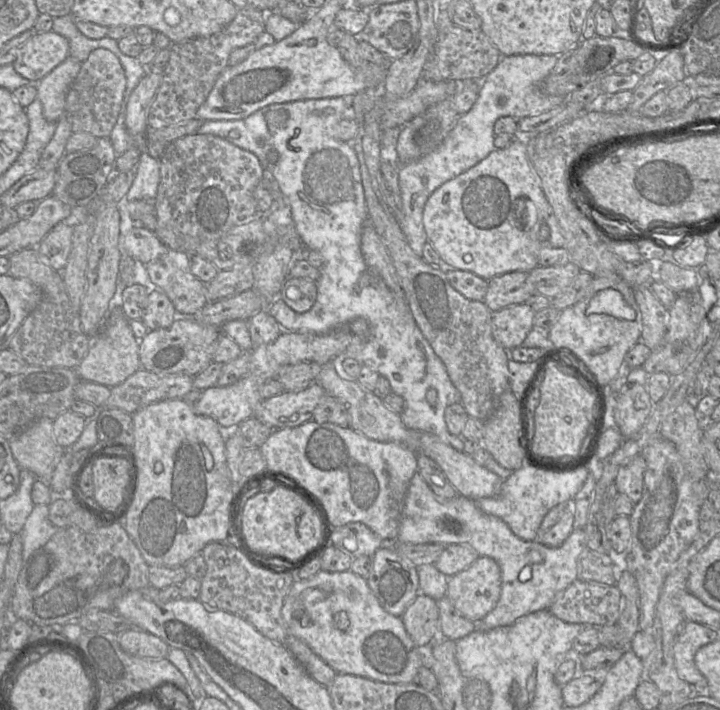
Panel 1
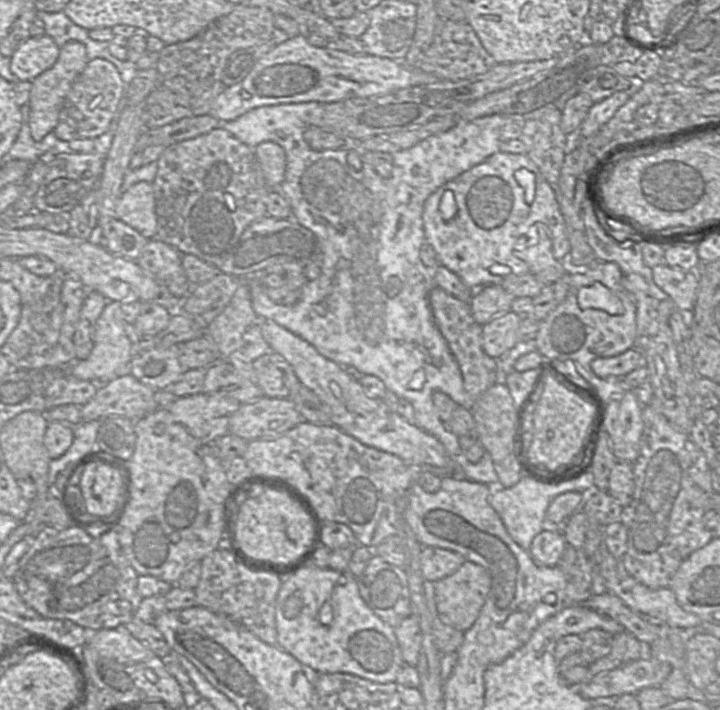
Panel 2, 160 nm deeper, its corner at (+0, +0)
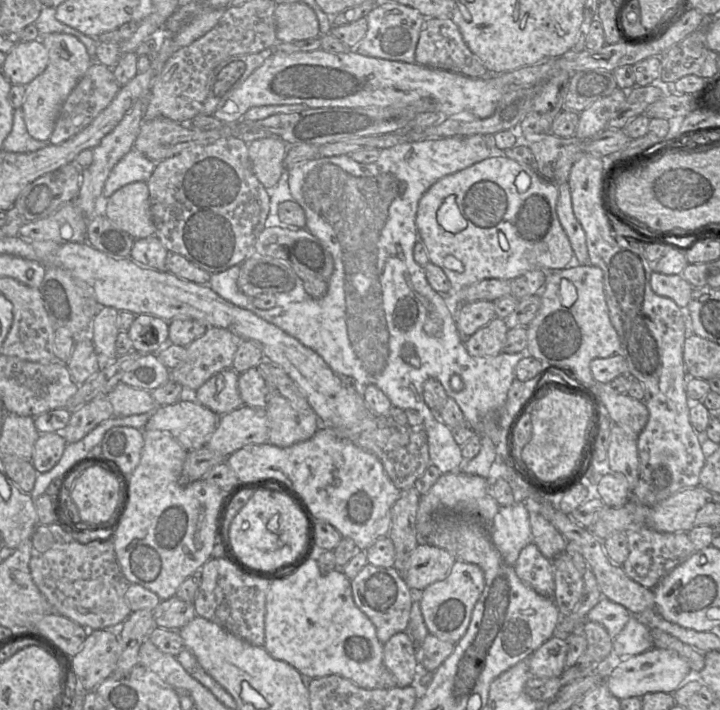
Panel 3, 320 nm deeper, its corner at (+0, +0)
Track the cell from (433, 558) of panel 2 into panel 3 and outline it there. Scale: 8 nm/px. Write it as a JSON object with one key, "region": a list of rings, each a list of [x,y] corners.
{"region":[[[420,541],[400,574],[407,586],[418,593],[430,584],[445,579],[455,561],[456,558],[448,551]]]}

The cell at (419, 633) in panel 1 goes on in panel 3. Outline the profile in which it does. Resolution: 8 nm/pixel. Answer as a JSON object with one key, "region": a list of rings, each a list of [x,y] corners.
{"region":[[[407,632],[393,635],[383,646],[383,664],[396,678],[397,687],[407,687],[419,674],[418,647]]]}

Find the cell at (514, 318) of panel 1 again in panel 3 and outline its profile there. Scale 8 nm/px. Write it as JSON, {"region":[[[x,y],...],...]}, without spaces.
{"region":[[[495,317],[468,338],[464,338],[467,352],[474,357],[493,357],[502,352],[508,327],[504,319]]]}

